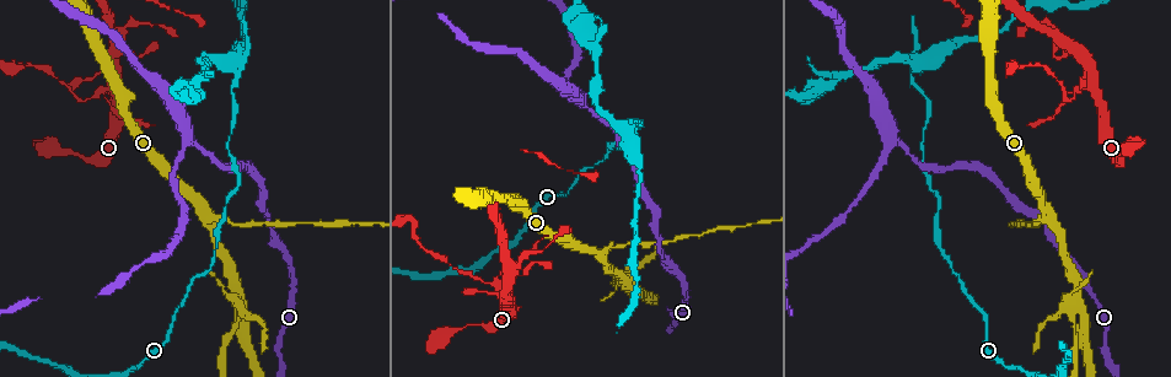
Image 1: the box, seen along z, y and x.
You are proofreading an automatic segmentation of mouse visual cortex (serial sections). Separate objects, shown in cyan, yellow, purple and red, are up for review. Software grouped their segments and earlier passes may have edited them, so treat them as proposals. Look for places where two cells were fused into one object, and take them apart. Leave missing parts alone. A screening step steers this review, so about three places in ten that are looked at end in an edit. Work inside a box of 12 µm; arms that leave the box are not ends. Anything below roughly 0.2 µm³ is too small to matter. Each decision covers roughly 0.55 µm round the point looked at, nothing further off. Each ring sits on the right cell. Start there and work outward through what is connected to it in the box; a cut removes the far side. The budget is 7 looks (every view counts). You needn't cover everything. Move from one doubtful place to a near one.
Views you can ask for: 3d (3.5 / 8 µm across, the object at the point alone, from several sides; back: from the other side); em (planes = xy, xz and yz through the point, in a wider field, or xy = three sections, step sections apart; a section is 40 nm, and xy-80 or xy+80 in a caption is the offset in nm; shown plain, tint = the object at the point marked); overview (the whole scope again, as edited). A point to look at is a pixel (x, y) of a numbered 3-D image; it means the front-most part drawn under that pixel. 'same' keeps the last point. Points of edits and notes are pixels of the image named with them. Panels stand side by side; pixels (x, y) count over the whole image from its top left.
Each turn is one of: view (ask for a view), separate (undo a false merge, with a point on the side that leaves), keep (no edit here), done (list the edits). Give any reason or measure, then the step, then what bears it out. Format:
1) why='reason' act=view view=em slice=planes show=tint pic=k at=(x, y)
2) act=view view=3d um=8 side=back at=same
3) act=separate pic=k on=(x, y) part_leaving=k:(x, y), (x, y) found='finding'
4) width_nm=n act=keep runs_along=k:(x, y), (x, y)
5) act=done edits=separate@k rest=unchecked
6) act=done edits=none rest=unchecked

why='three-way junction' act=view view=3d um=3.5 pic=1 at=(601, 258)

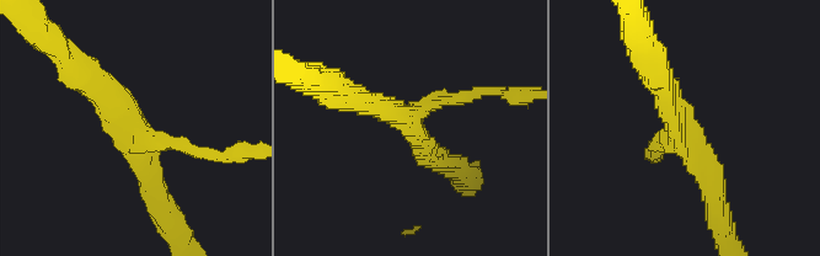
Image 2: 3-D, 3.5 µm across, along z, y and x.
arms=3 arm_widths_nm=150,300,300 act=view view=em slice=xy step=5 show=tint pic=2 at=(682, 132)

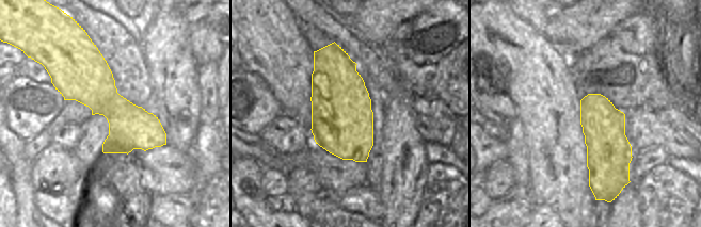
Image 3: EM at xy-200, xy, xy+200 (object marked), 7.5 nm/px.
act=keep runs_along=2:(84, 78), (129, 115), (160, 202) found='all the same cell'

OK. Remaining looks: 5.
why='three arms meet' act=view view=3d um=8 pic=1 at=(1094, 85)

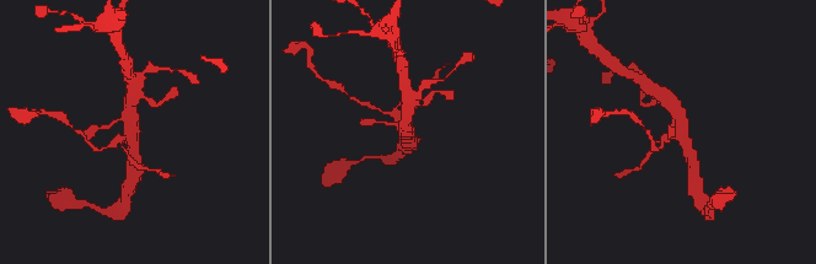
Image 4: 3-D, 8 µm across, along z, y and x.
why='zoom in' act=view view=3d um=3.5 side=back pic=4 at=(127, 137)

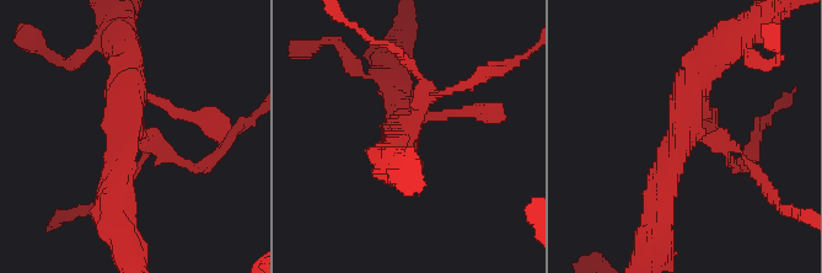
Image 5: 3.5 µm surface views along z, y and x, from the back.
arms=3 arm_widths_nm=200,350,400 act=view view=em slice=xy step=3 show=tint pic=5 at=(405, 132)

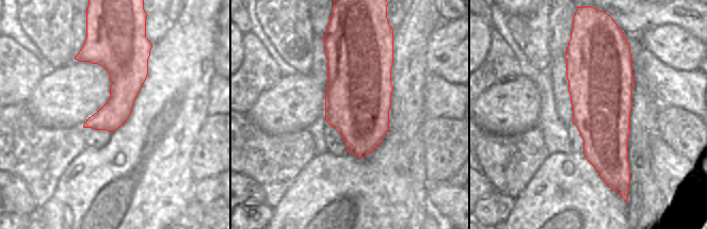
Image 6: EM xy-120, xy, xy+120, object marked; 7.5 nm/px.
act=keep found='continuous, no second cell'

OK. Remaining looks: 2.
why='arms part here' act=view view=3d um=3.5 pic=1 at=(237, 302)

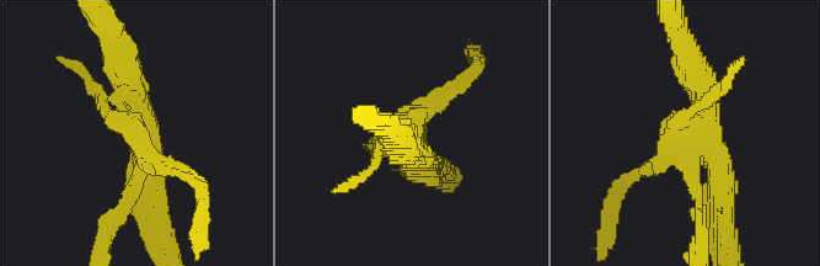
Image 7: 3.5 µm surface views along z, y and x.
why='shape alone is not enough' act=view view=em slice=xy step=2 show=tint pic=7 at=(137, 131)

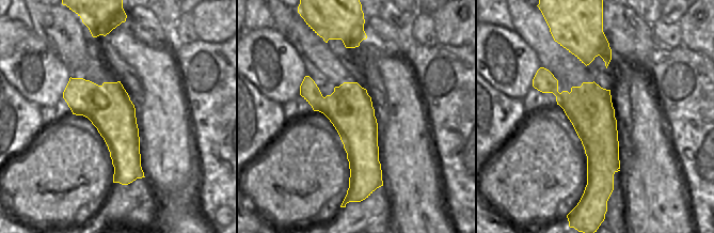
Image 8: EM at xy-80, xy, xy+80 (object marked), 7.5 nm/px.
act=separate pic=7 on=(654, 169) part_leaving=7:(696, 139), (698, 249) found='two cells meet here'

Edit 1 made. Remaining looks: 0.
act=done edits=separate@7 rest=unchecked

